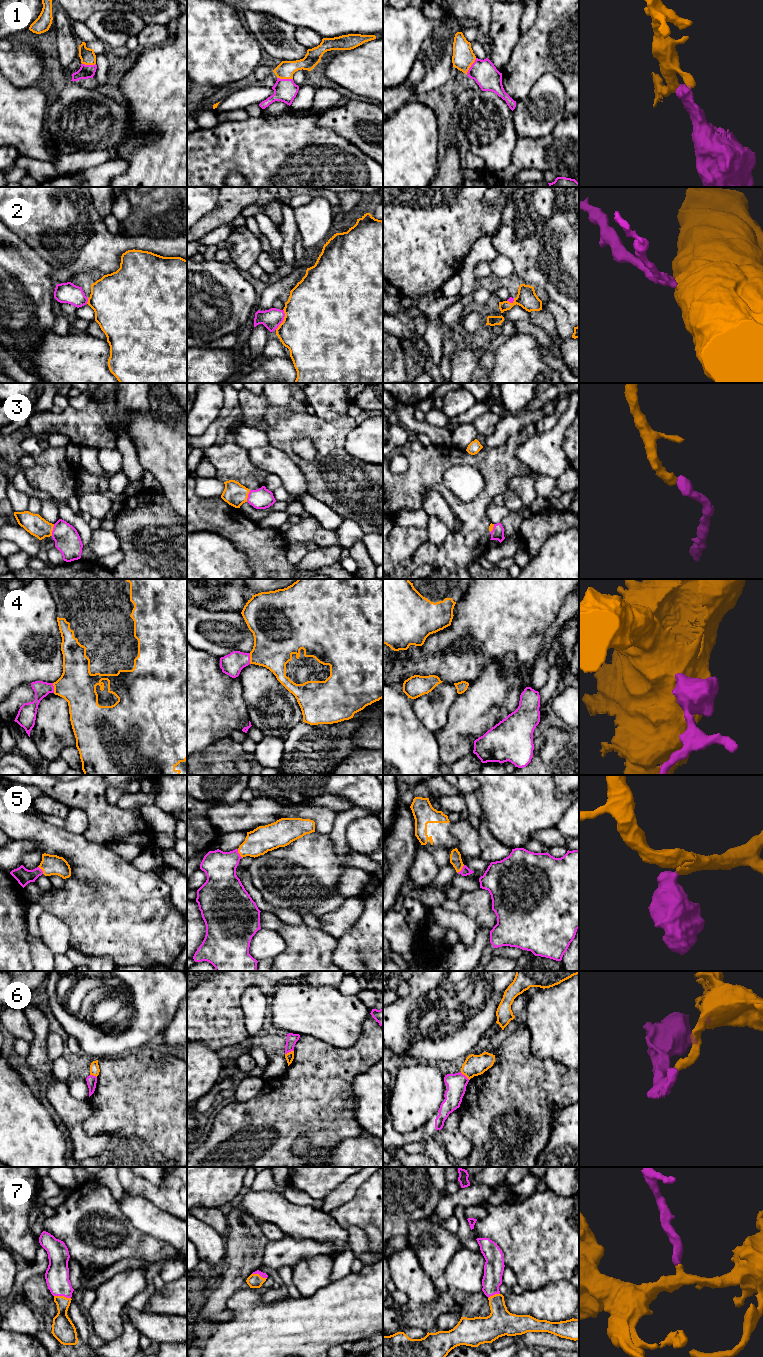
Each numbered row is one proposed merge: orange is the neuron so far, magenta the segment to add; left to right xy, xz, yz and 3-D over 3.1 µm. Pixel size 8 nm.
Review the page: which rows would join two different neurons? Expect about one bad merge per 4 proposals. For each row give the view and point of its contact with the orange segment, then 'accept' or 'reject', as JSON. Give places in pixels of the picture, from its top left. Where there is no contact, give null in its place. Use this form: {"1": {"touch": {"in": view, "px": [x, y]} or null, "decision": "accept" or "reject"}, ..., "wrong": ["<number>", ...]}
{"1": {"touch": {"in": "yz", "px": [470, 66]}, "decision": "accept"}, "2": {"touch": {"in": "xz", "px": [284, 319]}, "decision": "accept"}, "3": {"touch": {"in": "xy", "px": [52, 530]}, "decision": "accept"}, "4": {"touch": {"in": "xz", "px": [250, 658]}, "decision": "accept"}, "5": {"touch": {"in": "xz", "px": [238, 852]}, "decision": "accept"}, "6": {"touch": {"in": "xz", "px": [289, 1052]}, "decision": "reject"}, "7": {"touch": {"in": "xy", "px": [62, 1296]}, "decision": "accept"}, "wrong": ["6"]}

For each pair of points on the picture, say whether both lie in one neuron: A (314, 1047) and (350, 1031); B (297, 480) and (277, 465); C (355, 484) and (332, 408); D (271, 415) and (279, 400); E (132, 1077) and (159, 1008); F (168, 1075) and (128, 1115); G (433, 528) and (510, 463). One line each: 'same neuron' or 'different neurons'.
A: different neurons
B: same neuron
C: different neurons
D: same neuron
E: different neurons
F: same neuron
G: different neurons

